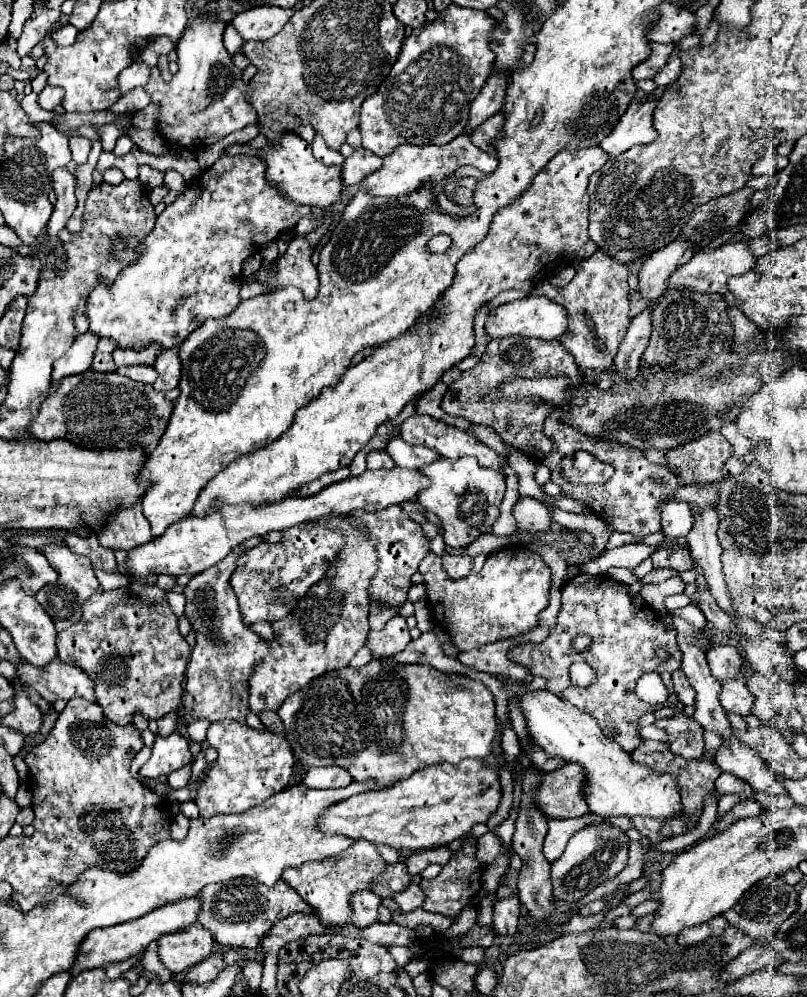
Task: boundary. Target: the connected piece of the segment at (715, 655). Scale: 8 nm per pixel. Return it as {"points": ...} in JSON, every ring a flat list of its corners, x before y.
{"points":[[711,645,707,651,707,661,711,667,711,675,717,681,733,679,741,671,741,655,731,645]]}

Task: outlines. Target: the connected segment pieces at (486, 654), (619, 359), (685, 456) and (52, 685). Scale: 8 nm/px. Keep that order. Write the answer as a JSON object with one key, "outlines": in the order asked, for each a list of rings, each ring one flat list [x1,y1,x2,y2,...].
{"outlines":[[[499,641,499,643,493,643,493,645,485,645,485,649,479,649,477,653,459,653,459,661,463,665,475,667,477,671,485,671,489,675,509,673,511,679,525,679,530,672,525,666,509,661,507,643,509,641]],[[649,309,635,315,631,319,631,325,619,345,619,351,615,355,615,361,613,361,613,369,623,373,627,381,633,381,637,379,637,373,639,373,639,359,641,359,641,353,645,351,645,345,649,341,649,333,651,333,651,325,649,325]],[[709,431,705,435,699,435,665,451,667,467,673,469,673,473,681,479,681,485,705,485,705,483,721,481,723,465,731,455,733,455,733,445,719,431]],[[57,657,45,667,35,667,27,661,19,661,15,669,21,685,35,689,49,703,57,699,69,701,73,695,95,701,93,681,87,677,87,673,75,665,59,661]]]}

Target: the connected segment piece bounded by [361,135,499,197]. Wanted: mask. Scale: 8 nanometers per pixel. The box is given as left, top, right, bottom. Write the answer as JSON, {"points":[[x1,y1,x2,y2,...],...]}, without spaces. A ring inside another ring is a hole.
{"points":[[465,135,455,137,447,145,425,145,425,147,401,145,401,149,397,149,397,153,391,153,389,157,385,157,381,169,377,169,369,177,365,177,361,181,361,185,371,197,405,197,405,195,419,191,425,185,433,185,433,187,441,185,445,173,453,173,457,167,469,165,469,161,473,161,473,167,481,169,487,175,491,175,499,163,495,157,477,149,471,143,471,139]]}

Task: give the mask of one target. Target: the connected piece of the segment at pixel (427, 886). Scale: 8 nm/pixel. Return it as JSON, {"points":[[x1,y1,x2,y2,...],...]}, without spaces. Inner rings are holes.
{"points":[[465,841,465,845,455,853,455,857,443,865,441,873,435,879,423,879,419,885,425,893,425,901,423,901,423,909,431,911,431,913,441,913,445,917,457,917,457,913,461,913,461,909,471,901,471,897,475,897,481,889,481,877,483,877,483,865,475,859,475,841]]}

